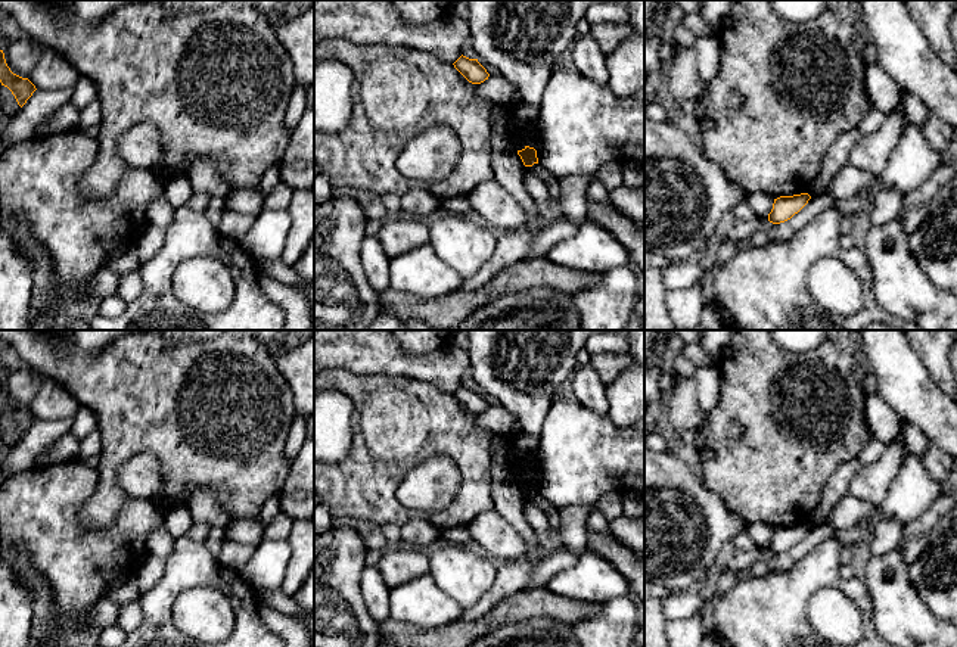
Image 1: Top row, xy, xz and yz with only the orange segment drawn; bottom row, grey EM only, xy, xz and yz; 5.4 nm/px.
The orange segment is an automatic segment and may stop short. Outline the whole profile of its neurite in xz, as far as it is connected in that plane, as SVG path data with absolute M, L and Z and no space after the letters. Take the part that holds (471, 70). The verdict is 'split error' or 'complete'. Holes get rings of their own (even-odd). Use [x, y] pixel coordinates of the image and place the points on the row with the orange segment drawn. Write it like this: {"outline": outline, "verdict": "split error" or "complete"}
{"outline": "M462 55L453 65L472 84L481 84L490 77L478 59L469 59Z", "verdict": "complete"}

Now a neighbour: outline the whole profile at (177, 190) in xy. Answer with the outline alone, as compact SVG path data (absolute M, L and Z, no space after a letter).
M187 175L173 177L164 187L164 195L174 209L186 206L193 193L195 192Z

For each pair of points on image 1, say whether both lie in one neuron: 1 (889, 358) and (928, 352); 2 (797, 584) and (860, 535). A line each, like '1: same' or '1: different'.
1: different
2: different

